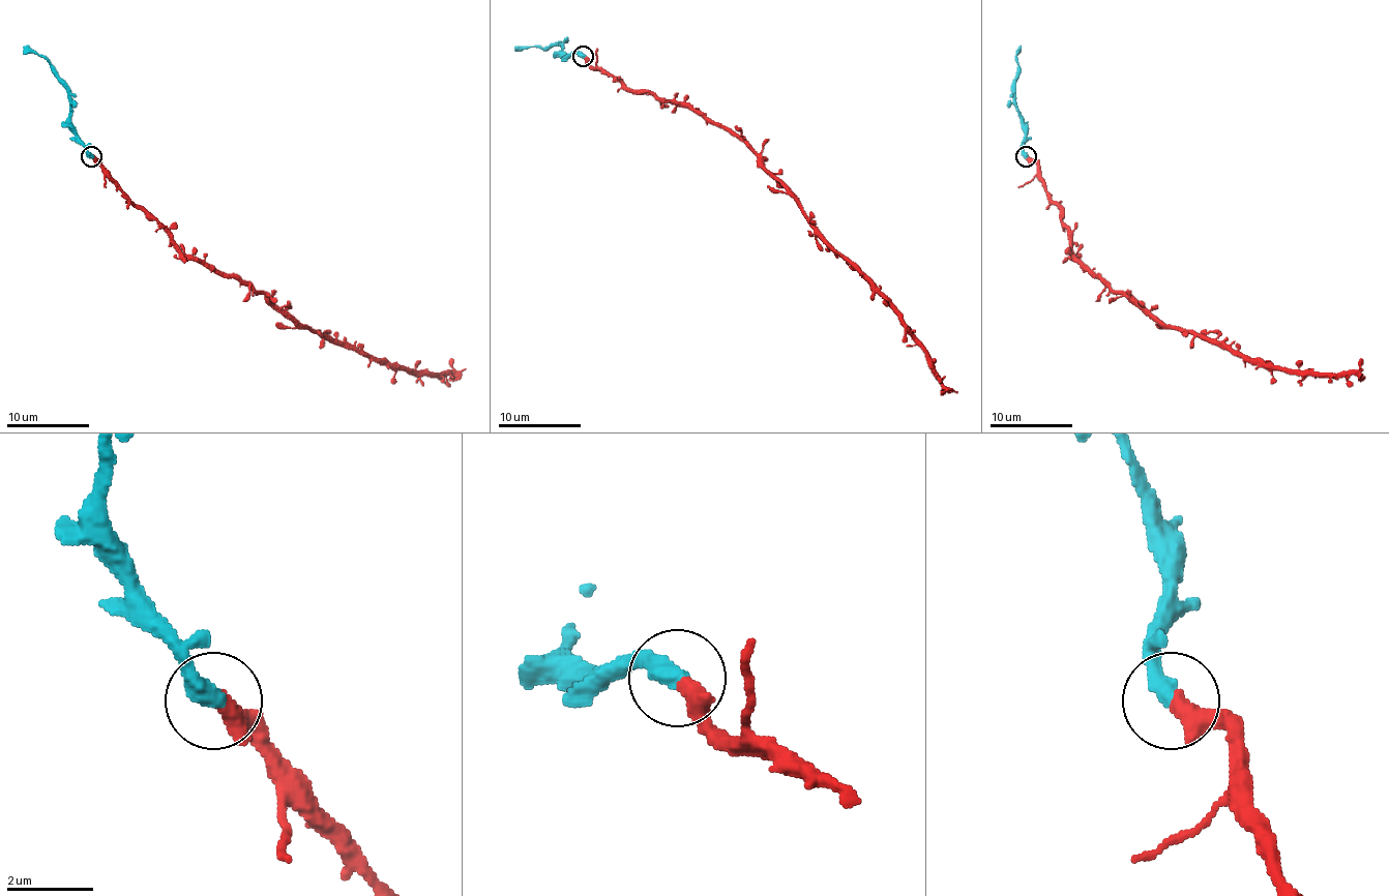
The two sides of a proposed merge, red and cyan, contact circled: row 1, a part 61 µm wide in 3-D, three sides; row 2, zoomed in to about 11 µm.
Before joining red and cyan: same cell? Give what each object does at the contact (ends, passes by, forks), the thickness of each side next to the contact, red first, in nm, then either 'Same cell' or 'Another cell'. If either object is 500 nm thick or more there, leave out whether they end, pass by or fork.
At the ring red passes by. At the ring cyan ends. Thickness 320 nm (red) against 440 nm. Same cell

